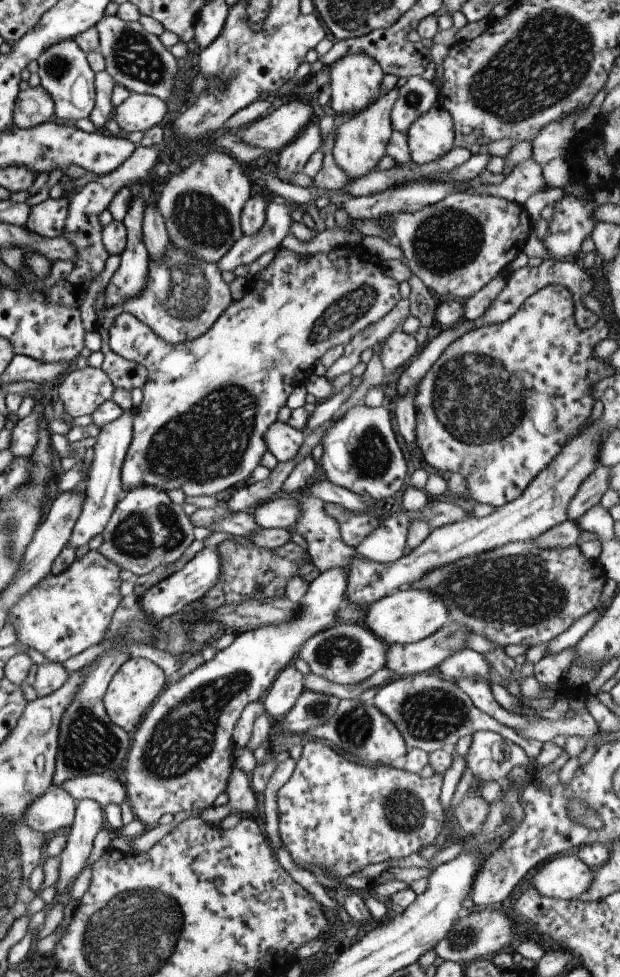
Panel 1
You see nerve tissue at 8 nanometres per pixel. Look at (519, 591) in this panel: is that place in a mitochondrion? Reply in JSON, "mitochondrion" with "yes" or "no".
{"mitochondrion":"yes"}

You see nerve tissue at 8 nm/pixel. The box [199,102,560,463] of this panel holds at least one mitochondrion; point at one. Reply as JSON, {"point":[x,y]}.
{"point":[478,400]}

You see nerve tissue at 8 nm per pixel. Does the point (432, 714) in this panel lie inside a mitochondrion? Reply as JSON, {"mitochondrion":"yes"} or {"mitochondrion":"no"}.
{"mitochondrion":"yes"}

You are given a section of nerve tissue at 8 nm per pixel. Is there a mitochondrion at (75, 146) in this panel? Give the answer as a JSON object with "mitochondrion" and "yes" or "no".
{"mitochondrion":"no"}

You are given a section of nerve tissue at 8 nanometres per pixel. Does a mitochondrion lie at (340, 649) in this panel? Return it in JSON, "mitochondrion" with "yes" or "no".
{"mitochondrion":"yes"}

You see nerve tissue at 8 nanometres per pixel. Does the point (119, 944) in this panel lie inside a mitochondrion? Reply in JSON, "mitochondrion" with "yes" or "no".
{"mitochondrion":"yes"}

